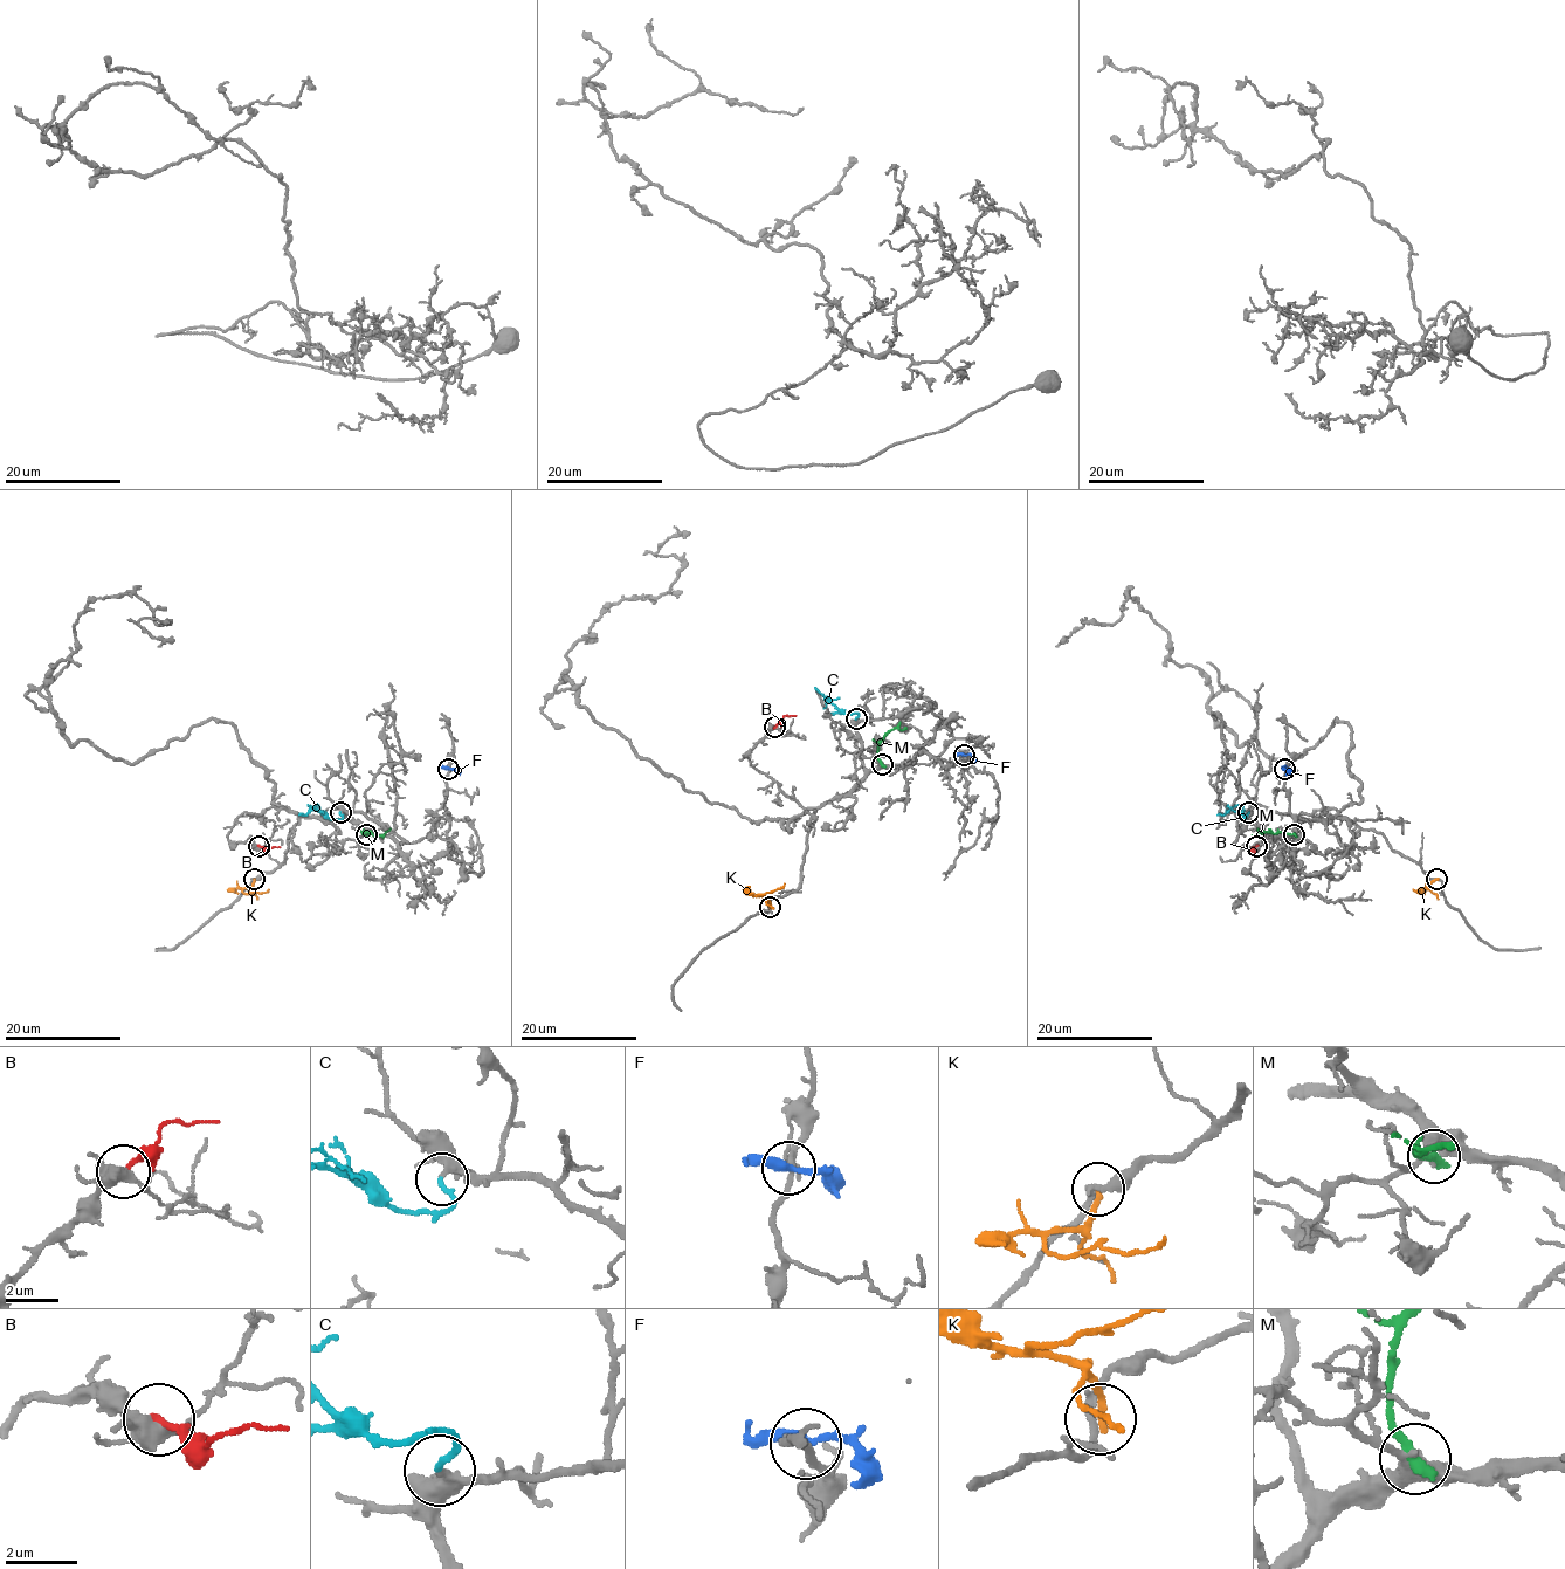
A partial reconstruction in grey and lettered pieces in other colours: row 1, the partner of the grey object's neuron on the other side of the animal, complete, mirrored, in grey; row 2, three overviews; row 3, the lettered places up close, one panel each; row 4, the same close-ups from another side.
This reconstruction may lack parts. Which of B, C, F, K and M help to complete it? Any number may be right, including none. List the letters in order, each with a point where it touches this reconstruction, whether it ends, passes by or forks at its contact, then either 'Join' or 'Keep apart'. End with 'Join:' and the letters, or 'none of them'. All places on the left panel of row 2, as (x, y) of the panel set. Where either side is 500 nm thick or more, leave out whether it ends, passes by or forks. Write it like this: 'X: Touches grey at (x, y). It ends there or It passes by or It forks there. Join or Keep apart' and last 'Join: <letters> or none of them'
B: Touches grey at (259, 846). It ends there. Keep apart
C: Touches grey at (340, 812). It ends there. Join
F: Touches grey at (448, 769). It passes by. Keep apart
K: Touches grey at (254, 879). It ends there. Keep apart
M: Touches grey at (366, 834). It ends there. Keep apart
Join: C

